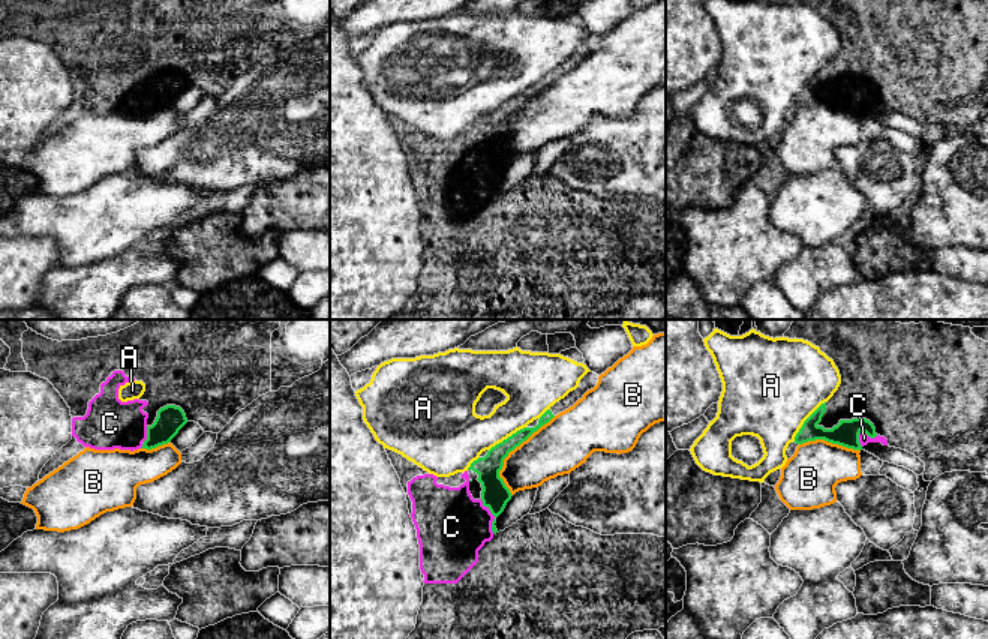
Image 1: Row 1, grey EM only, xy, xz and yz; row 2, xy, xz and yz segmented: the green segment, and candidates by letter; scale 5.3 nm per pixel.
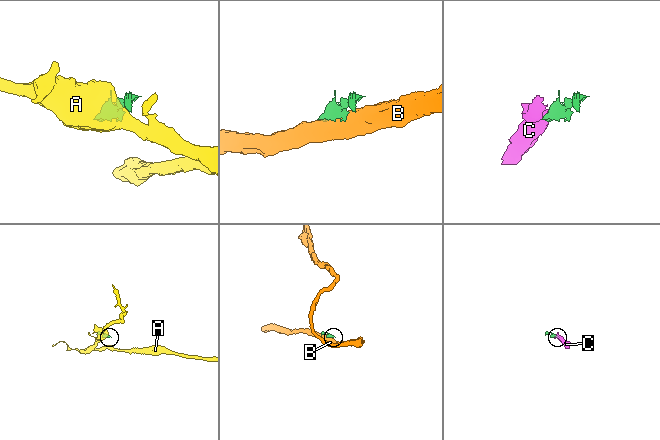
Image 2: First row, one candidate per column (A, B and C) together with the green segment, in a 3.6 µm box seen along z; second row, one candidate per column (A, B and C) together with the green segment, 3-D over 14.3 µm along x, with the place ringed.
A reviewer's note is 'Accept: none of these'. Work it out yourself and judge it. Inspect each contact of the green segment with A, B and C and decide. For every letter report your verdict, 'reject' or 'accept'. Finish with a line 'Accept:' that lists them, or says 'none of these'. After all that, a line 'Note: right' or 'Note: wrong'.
A: reject
B: reject
C: accept
Accept: C
Note: wrong

